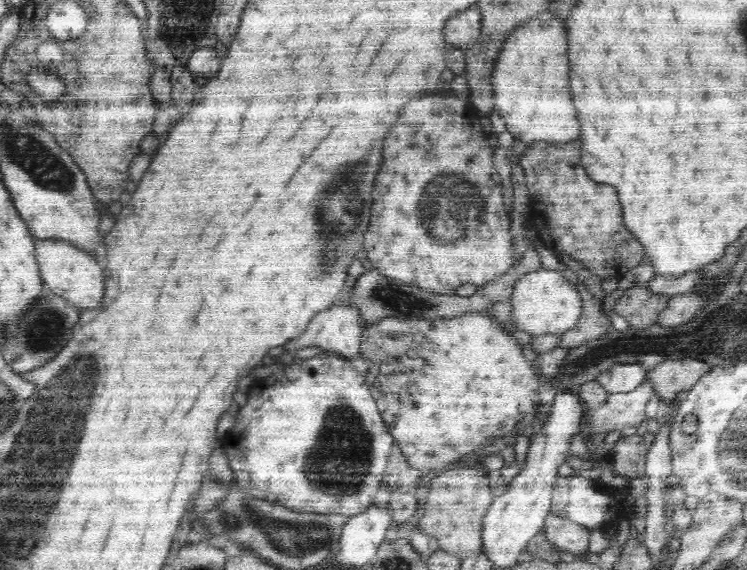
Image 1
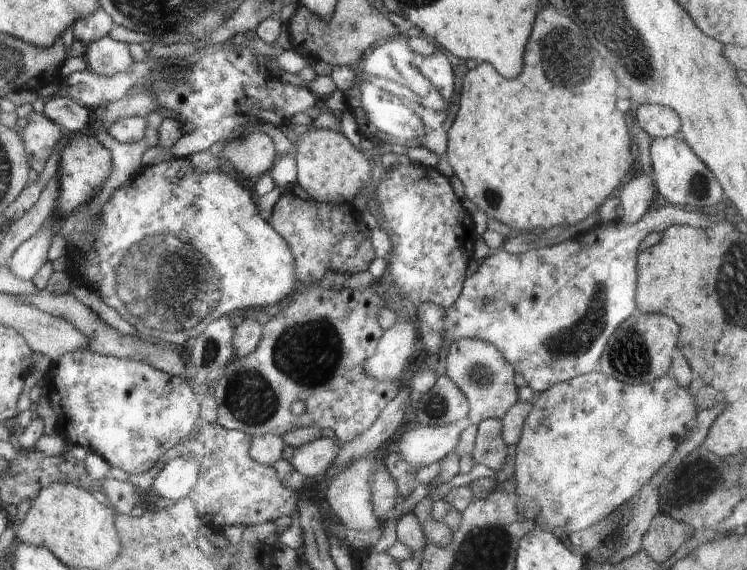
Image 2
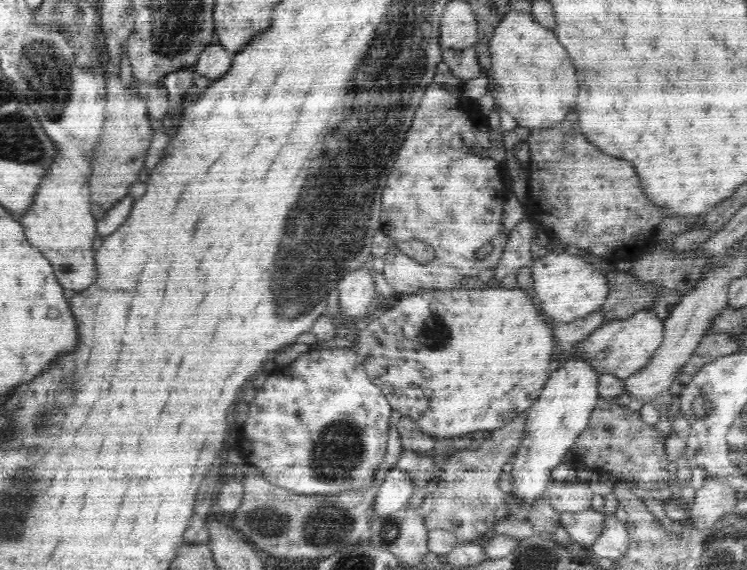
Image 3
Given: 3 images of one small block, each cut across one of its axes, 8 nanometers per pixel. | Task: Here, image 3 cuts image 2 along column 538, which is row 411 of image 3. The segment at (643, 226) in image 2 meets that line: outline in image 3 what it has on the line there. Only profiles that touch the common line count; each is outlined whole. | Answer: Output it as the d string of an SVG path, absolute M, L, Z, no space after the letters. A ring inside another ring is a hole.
M334 347L331 349L314 349L298 356L294 362L287 366L278 367L278 372L272 373L258 390L254 399L249 404L247 419L242 426L242 438L238 442L238 449L246 464L257 467L265 479L276 487L286 488L296 494L323 494L336 495L336 492L346 490L362 490L373 488L375 473L385 462L387 442L390 434L390 422L394 416L393 408L388 404L382 391L369 379L366 369L362 366L362 359L358 358L355 348Z

